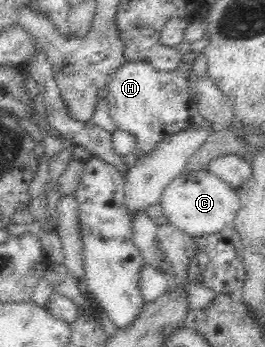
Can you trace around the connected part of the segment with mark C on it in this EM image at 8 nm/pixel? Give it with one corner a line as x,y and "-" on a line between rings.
207,169
188,170
169,182
161,194
158,206
169,224
196,238
217,234
224,227
233,225
237,210
240,208
240,197
236,189

